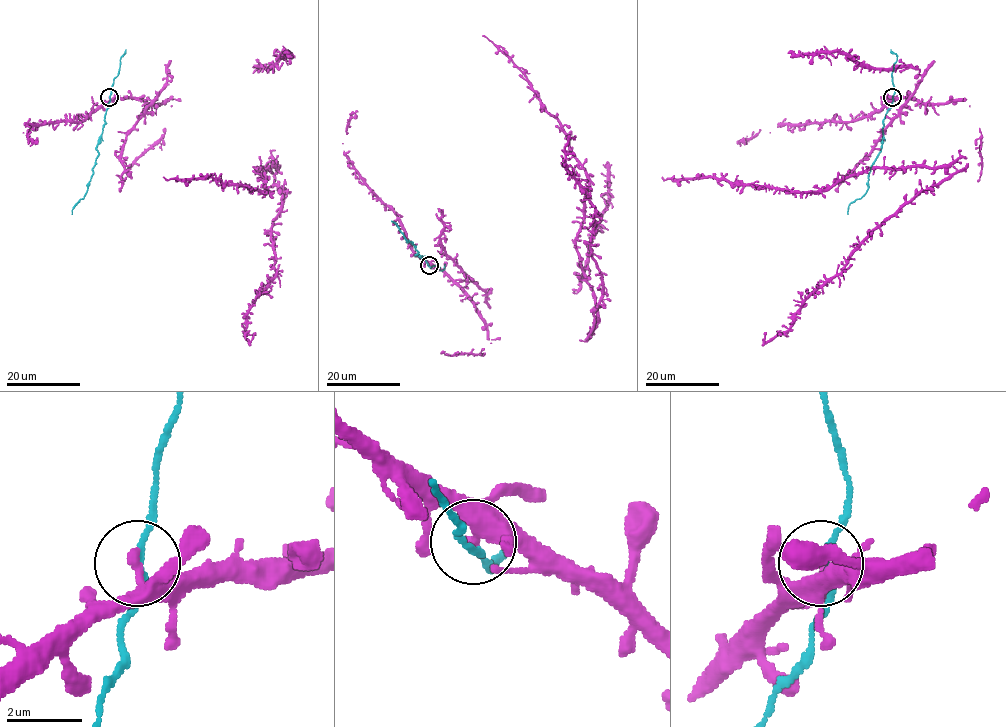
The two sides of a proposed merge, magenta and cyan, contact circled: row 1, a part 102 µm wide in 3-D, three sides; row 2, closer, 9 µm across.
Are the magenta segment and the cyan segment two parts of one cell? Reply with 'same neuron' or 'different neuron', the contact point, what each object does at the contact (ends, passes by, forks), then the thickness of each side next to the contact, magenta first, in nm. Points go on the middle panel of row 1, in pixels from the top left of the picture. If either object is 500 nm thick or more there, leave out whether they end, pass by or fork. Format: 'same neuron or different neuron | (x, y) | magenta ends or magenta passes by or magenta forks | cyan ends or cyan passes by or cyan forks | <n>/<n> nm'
different neuron | (429, 265) | magenta ends | cyan passes by | 320/140 nm

